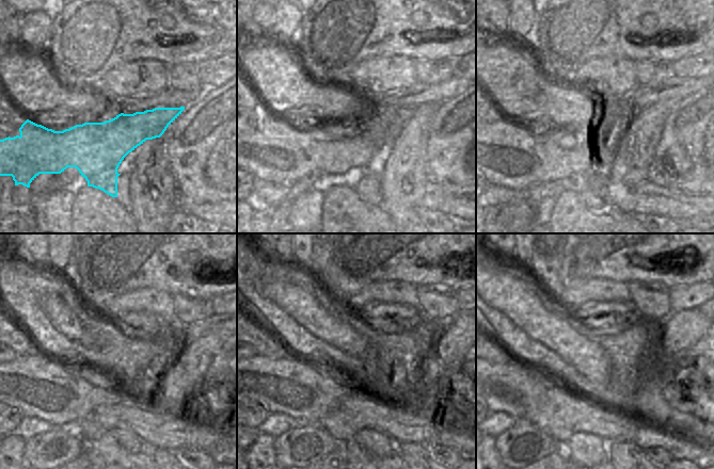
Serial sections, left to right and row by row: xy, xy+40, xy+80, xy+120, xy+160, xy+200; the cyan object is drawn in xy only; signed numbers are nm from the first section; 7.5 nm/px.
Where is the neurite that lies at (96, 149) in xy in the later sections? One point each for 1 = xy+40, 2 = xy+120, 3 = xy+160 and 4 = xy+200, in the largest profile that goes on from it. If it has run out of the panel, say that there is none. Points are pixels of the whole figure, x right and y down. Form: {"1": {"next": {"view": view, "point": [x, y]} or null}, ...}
{"1": {"next": {"view": "xy+40", "point": [280, 156]}}, "2": {"next": {"view": "xy+120", "point": [50, 389]}}, "3": {"next": {"view": "xy+160", "point": [289, 386]}}, "4": {"next": {"view": "xy+200", "point": [514, 382]}}}

